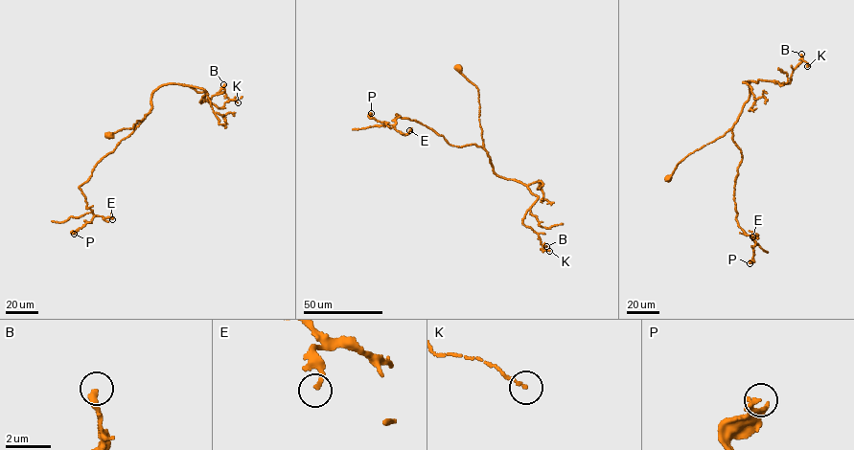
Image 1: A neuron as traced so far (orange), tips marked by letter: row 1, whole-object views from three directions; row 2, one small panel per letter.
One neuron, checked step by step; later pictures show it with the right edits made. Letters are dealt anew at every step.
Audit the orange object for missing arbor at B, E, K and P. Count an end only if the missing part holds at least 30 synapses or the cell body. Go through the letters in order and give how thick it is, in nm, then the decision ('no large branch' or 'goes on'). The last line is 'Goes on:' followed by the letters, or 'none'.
B: 280 nm thick; no large branch
E: 190 nm thick; no large branch
K: 120 nm thick; no large branch
P: 180 nm thick; no large branch
Goes on: none

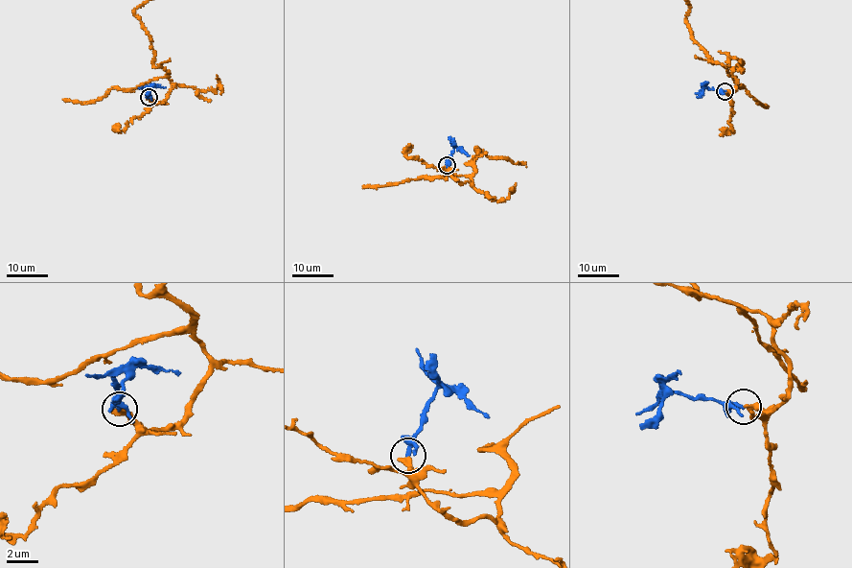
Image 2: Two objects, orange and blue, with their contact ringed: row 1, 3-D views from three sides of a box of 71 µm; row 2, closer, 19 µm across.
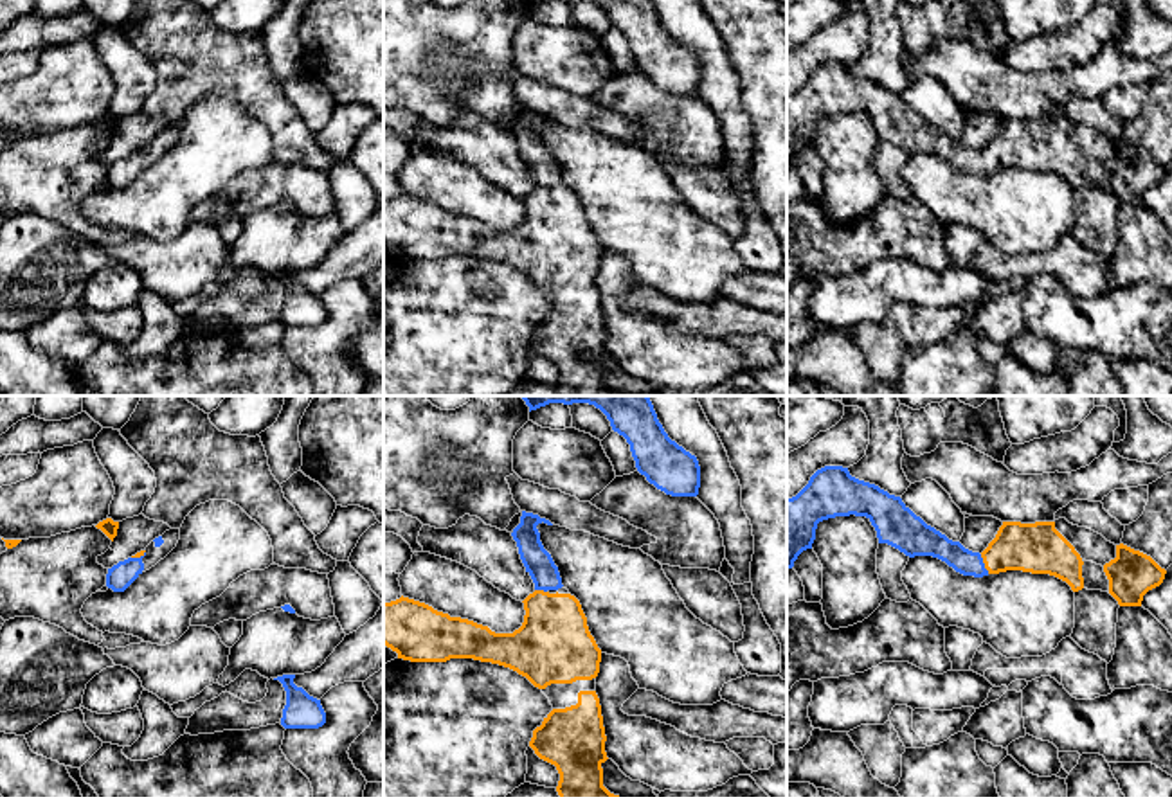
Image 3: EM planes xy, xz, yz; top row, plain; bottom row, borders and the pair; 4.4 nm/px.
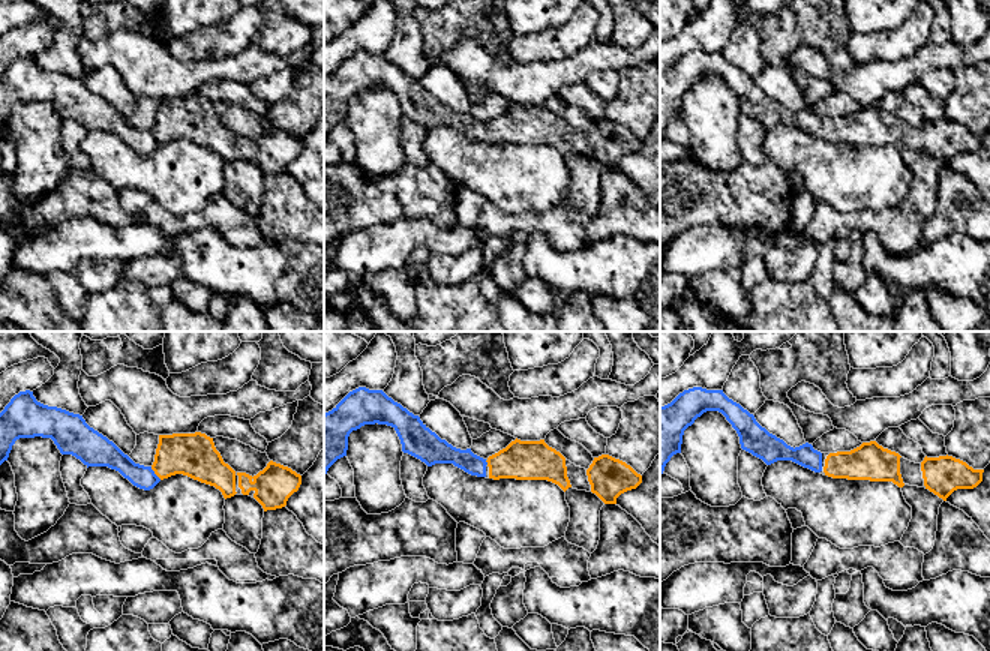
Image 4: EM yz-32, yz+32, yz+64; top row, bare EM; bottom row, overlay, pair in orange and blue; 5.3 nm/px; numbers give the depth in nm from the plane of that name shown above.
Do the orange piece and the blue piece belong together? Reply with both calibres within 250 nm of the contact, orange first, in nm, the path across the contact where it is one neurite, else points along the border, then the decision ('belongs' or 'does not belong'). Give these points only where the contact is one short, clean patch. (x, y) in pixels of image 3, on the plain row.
calibres 220 and 120 nm; way yz (1037, 144), (1014, 144), (983, 159), (964, 159), (931, 139); belongs

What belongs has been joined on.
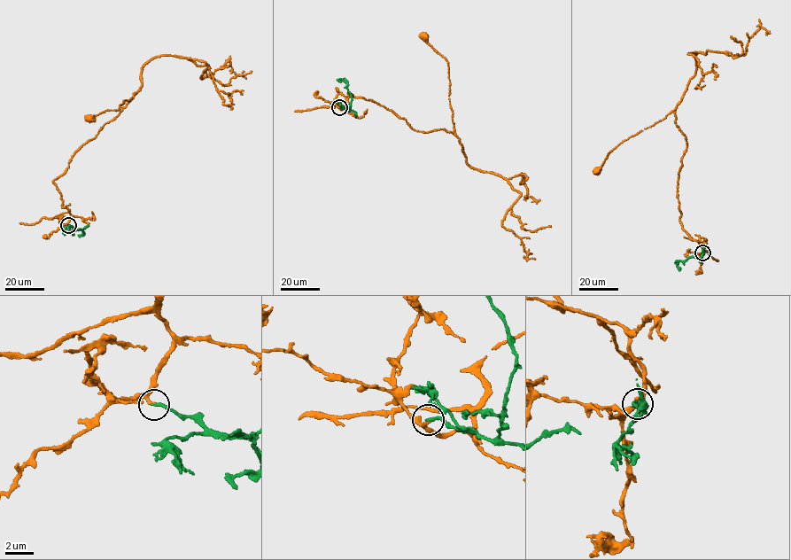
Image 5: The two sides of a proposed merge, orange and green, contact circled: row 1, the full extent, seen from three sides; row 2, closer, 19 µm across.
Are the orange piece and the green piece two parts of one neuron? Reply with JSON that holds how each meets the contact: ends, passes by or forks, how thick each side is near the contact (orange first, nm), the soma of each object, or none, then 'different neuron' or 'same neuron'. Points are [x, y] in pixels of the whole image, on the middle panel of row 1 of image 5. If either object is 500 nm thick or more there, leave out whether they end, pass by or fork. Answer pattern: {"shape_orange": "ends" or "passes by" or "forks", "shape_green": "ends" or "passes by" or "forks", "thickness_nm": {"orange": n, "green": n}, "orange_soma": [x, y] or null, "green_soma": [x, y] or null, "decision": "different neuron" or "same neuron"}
{"shape_orange": "ends", "shape_green": "ends", "thickness_nm": {"orange": 200, "green": 240}, "orange_soma": [423, 36], "green_soma": null, "decision": "same neuron"}

